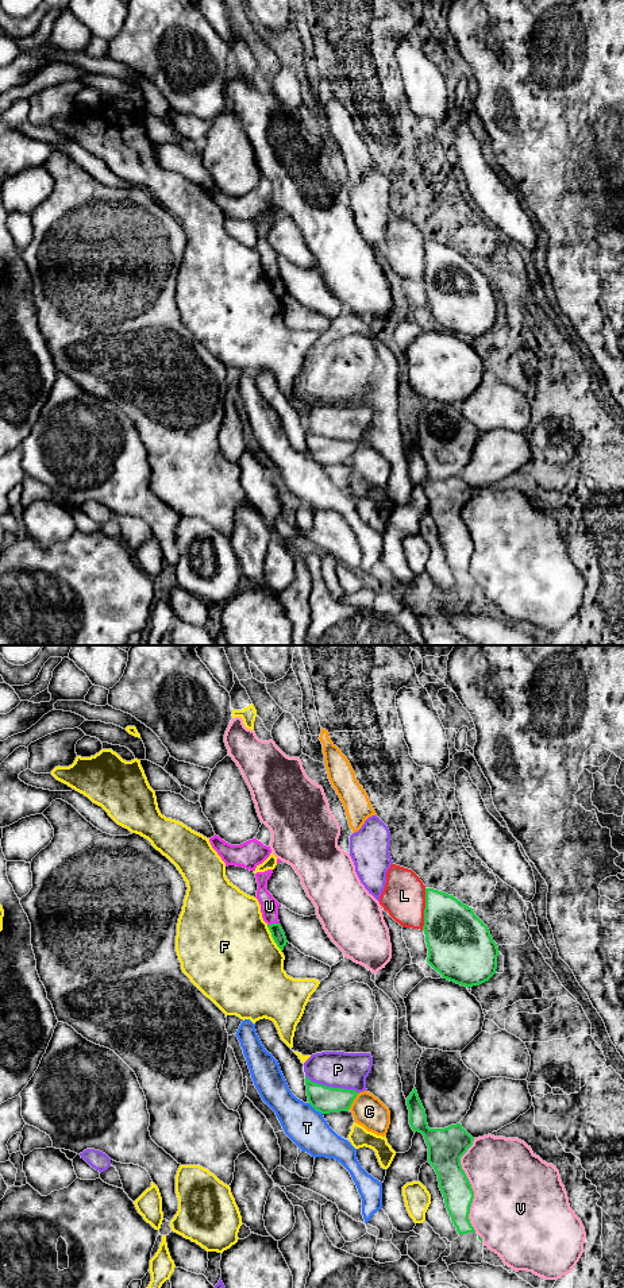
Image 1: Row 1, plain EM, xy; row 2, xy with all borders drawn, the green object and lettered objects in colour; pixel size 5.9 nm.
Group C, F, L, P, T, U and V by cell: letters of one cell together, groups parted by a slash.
C / F / L / P / T / U / V

